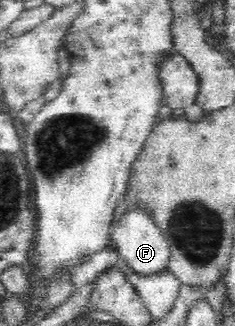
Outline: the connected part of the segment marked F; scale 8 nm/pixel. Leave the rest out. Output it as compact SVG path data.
M131 210L123 214L119 223L117 229L111 230L111 237L115 240L121 262L124 262L130 271L139 276L153 276L168 270L171 260L170 244L146 212Z

